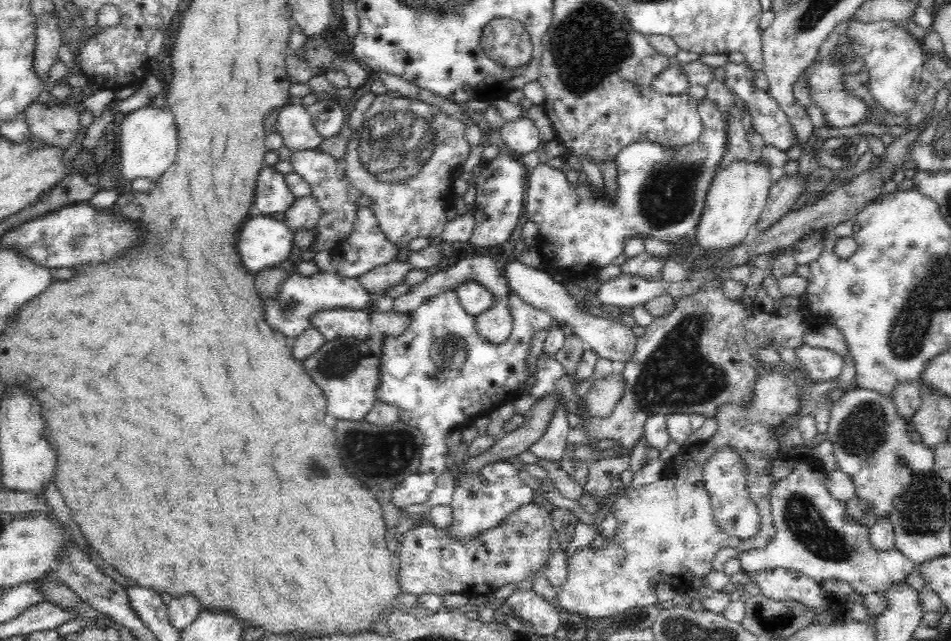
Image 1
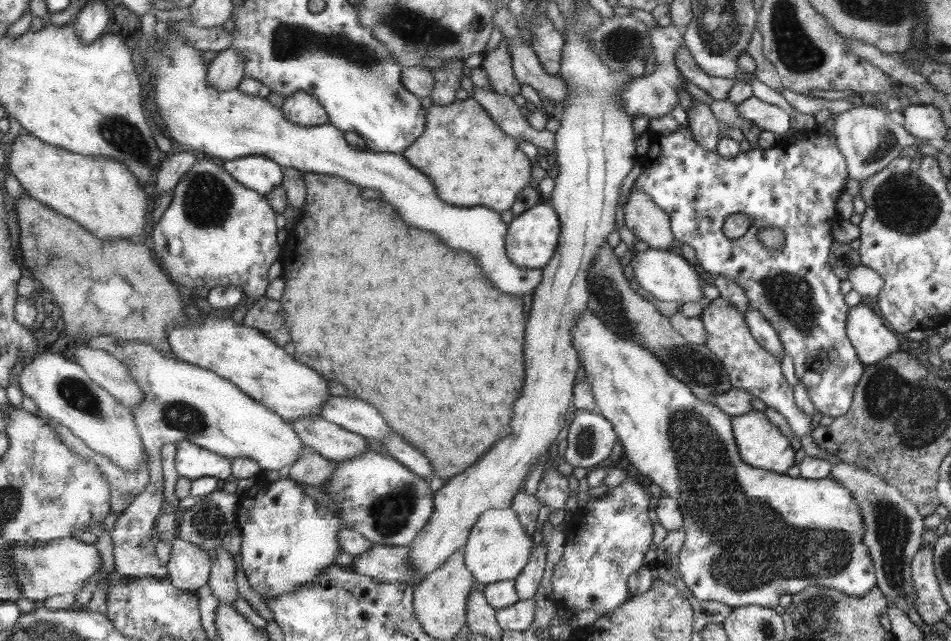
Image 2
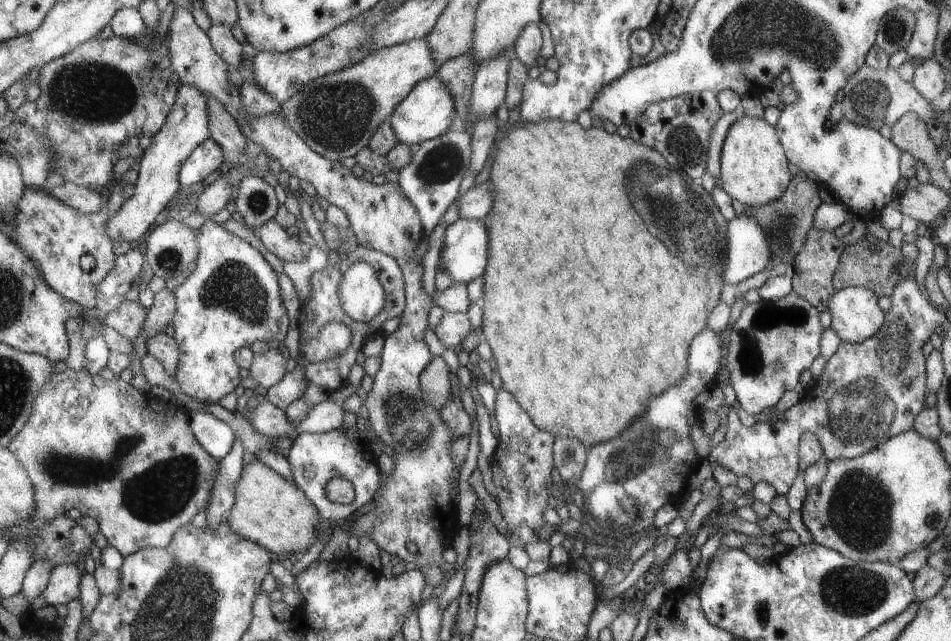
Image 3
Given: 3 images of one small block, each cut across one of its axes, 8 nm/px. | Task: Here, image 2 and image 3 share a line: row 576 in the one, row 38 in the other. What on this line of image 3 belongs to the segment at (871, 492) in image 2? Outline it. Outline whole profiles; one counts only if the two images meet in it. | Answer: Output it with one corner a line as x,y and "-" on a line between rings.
907,8
889,10
880,19
875,44
880,45
890,56
895,52
909,49
915,34
916,15

